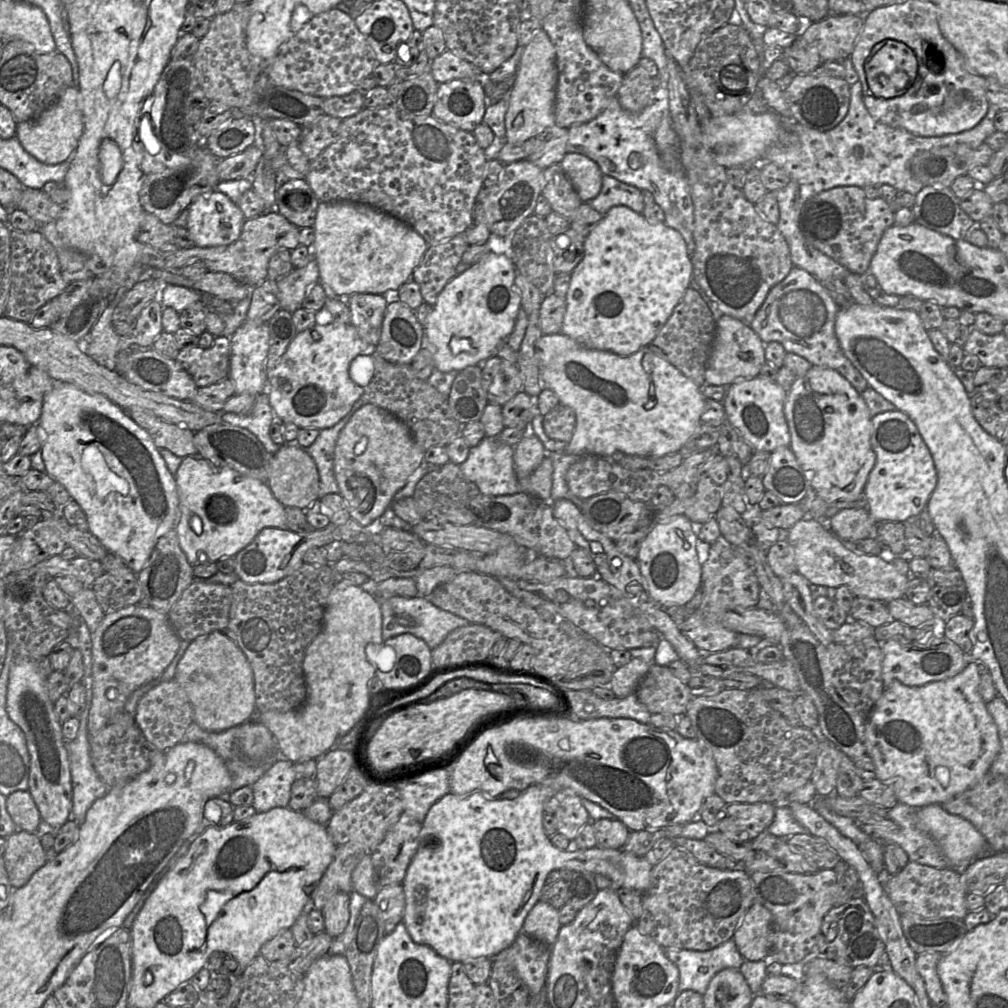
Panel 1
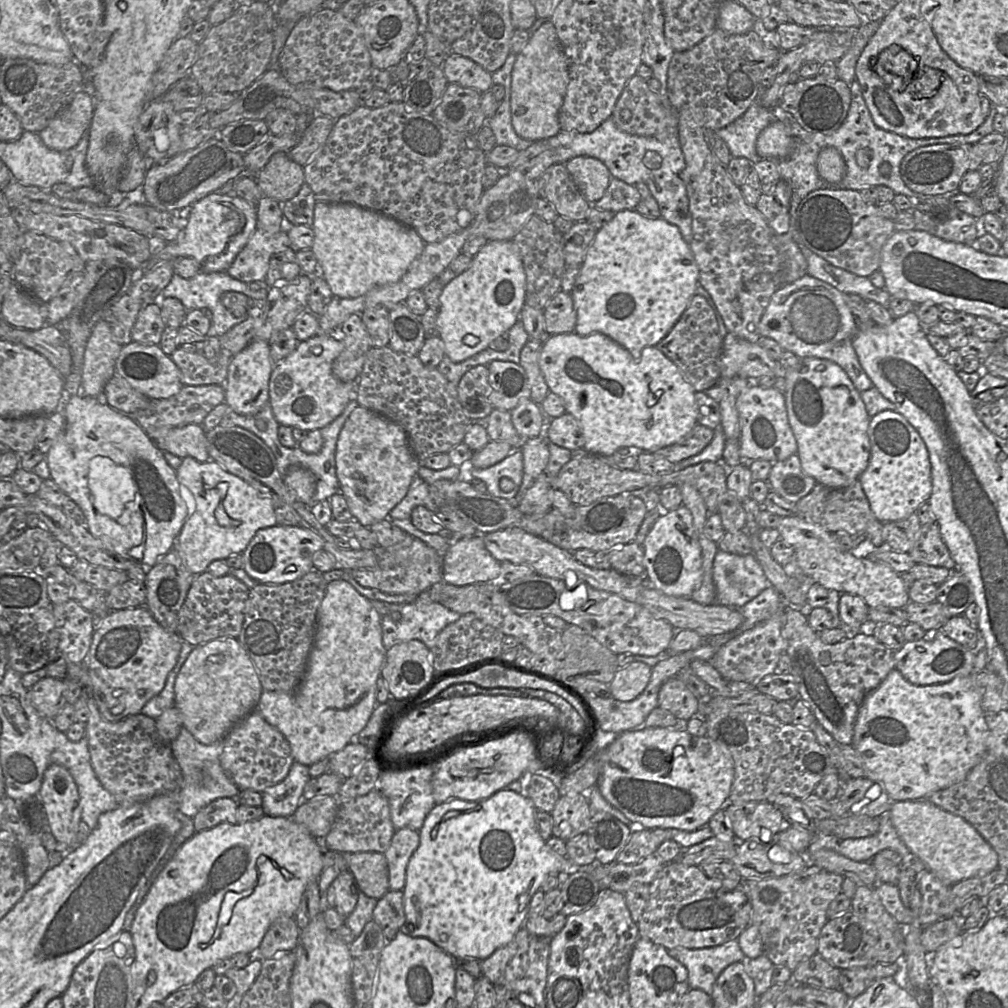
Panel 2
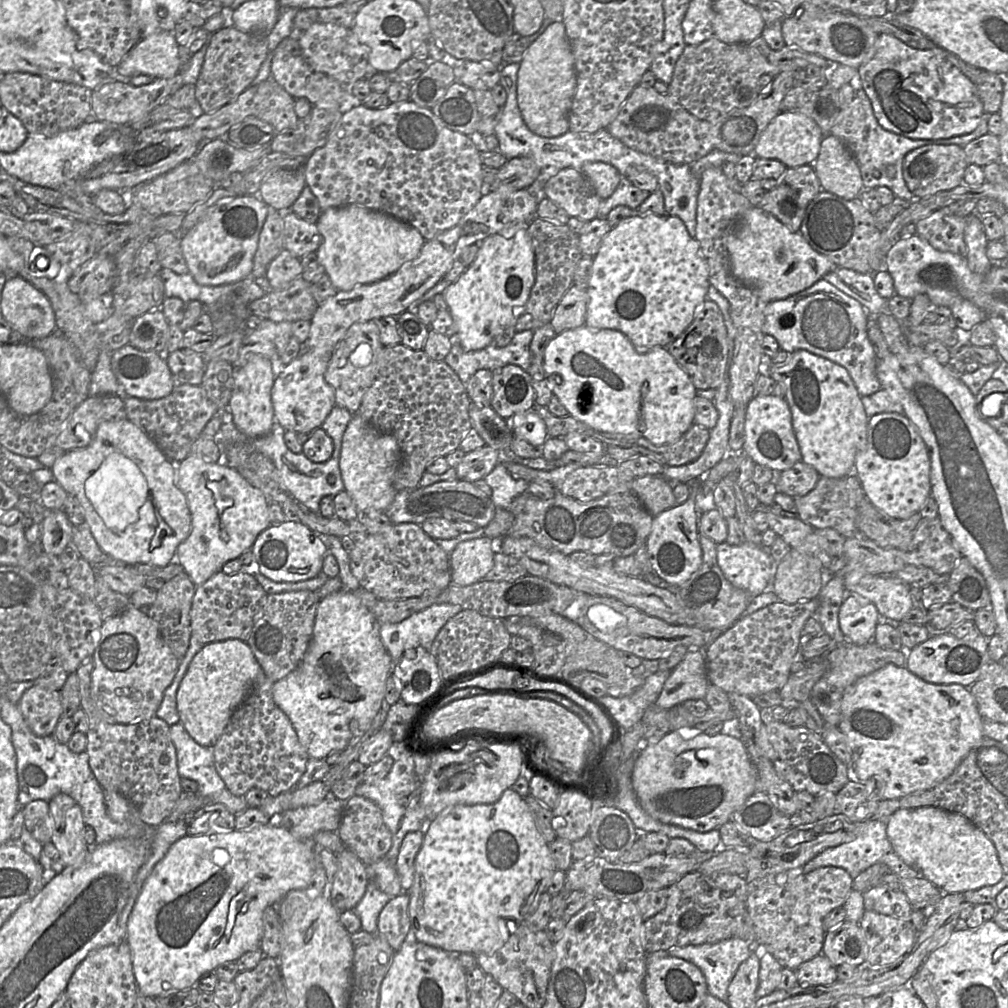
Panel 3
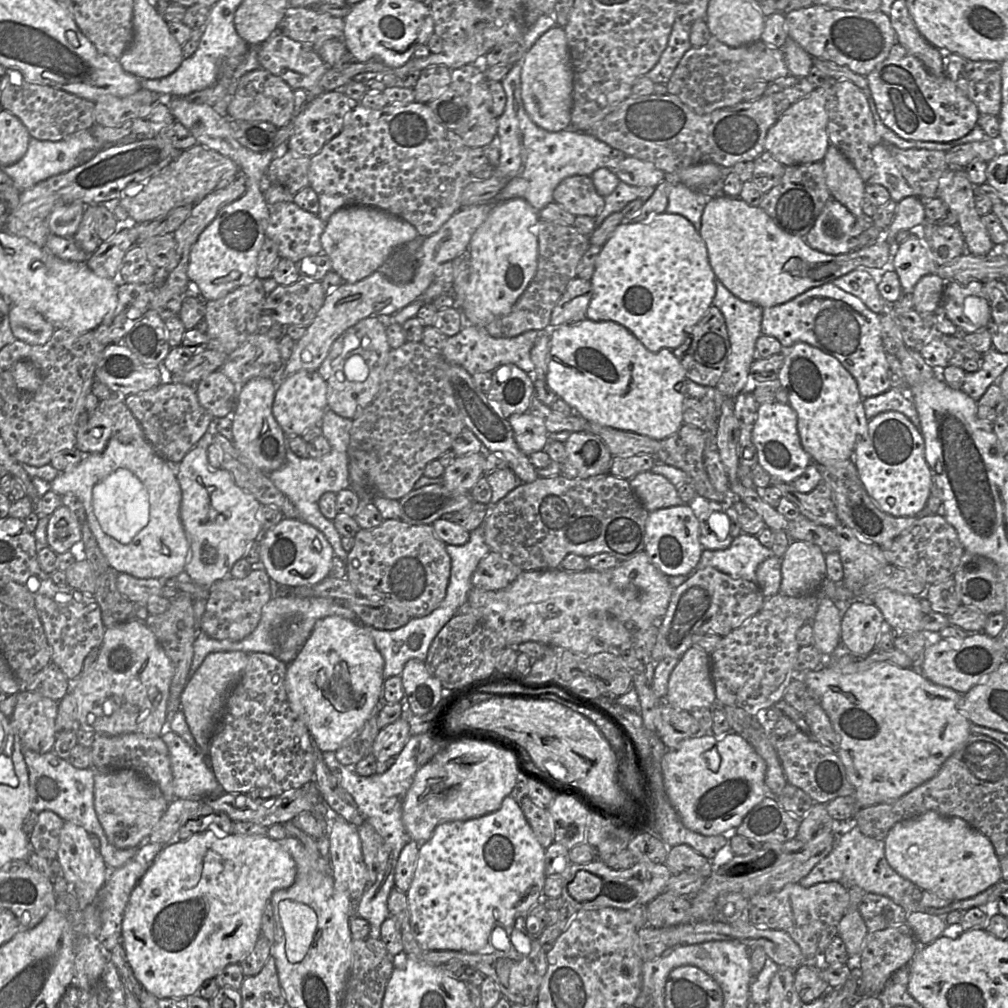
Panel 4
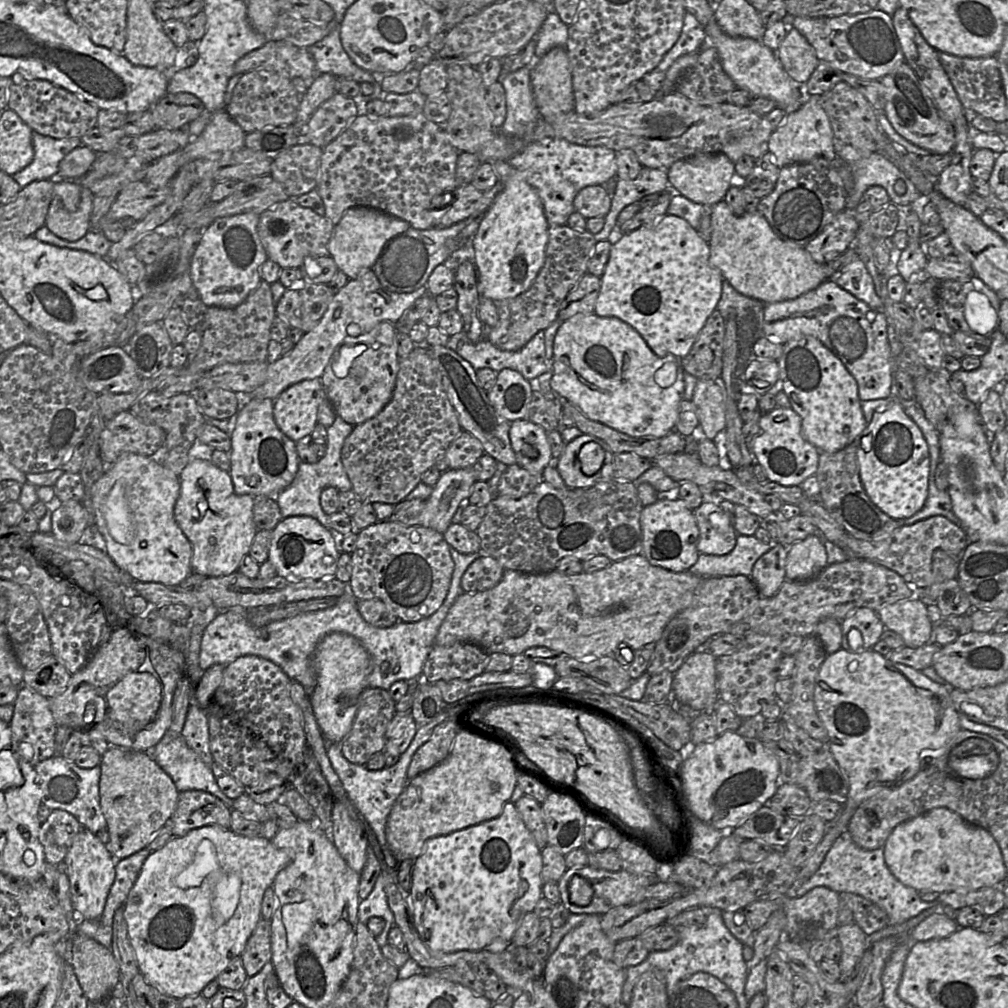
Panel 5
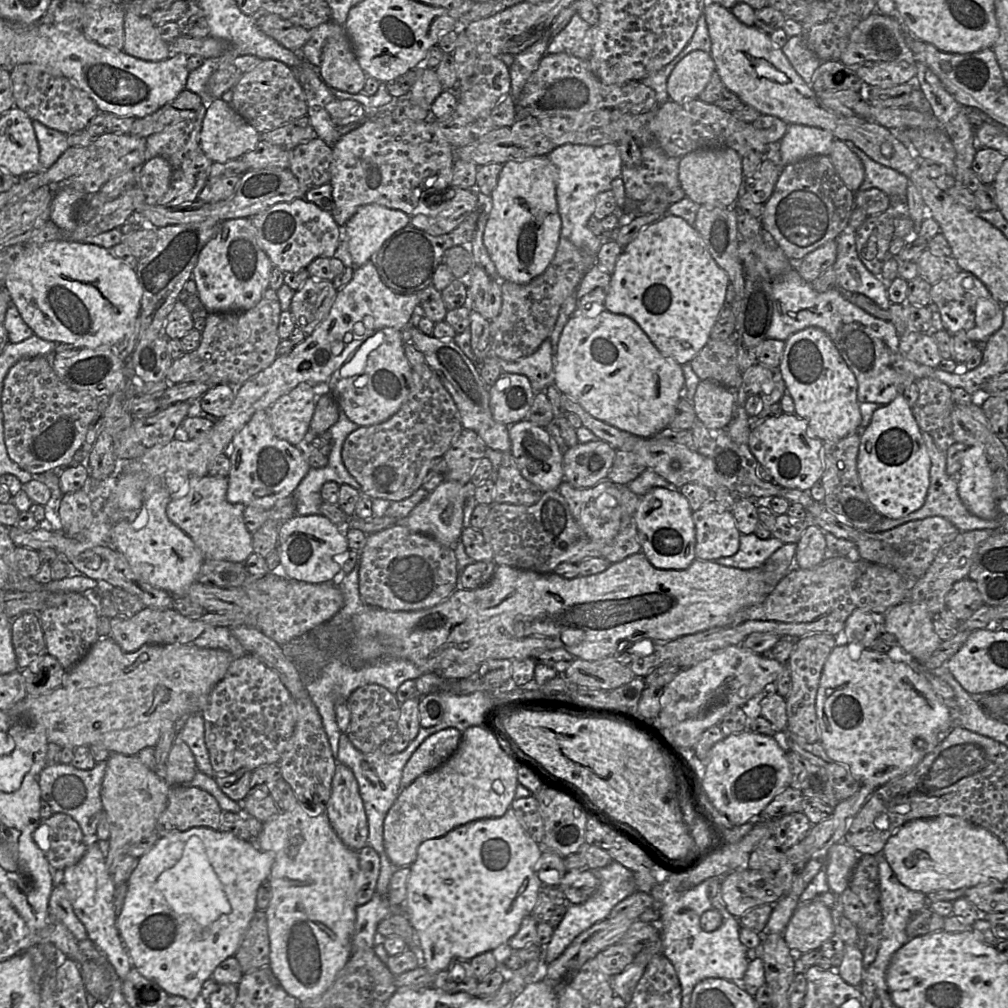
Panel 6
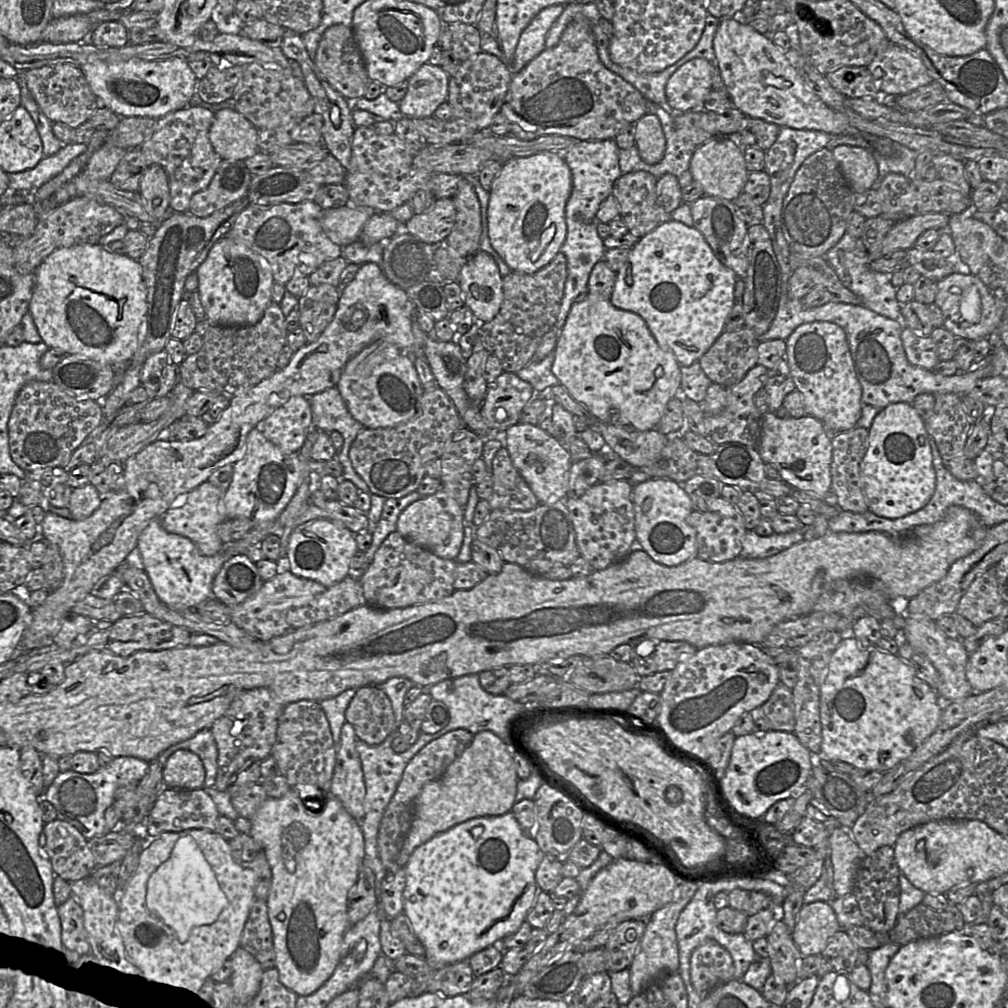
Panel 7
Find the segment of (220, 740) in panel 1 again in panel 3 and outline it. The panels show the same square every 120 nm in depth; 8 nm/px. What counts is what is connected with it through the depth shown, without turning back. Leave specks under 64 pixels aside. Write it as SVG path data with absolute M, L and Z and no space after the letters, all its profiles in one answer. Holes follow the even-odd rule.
M181 722L170 726L170 737L176 748L180 777L196 781L202 797L227 789L214 766L213 747L198 744Z

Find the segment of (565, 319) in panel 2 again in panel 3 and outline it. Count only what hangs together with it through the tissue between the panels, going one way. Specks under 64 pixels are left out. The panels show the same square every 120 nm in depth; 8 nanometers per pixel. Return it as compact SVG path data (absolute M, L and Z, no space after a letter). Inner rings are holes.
M572 284L557 305L550 321L556 334L585 325L587 306L587 289Z

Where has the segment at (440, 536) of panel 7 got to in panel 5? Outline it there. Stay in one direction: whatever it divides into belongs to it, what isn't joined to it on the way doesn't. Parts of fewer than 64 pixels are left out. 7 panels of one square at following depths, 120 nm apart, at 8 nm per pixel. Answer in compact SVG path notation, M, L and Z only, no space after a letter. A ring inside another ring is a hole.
M472 467L443 472L426 500L421 526L444 534L462 500L468 500L476 482Z

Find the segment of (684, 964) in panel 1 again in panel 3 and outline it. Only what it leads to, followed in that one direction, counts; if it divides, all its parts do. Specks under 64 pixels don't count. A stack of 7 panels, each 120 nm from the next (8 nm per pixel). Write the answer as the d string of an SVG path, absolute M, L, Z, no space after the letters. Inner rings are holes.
M731 937L715 943L672 947L666 953L697 966L705 977L708 993L726 1002L732 978L740 964L749 958L749 943Z

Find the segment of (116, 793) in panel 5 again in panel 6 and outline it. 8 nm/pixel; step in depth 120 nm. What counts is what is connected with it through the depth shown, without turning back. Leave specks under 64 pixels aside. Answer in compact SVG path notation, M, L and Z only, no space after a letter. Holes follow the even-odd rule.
M110 754L101 788L101 801L104 814L108 817L110 837L107 841L98 841L109 872L113 872L119 862L128 856L132 845L155 832L157 820L166 809L170 788L160 772L149 769L137 755Z

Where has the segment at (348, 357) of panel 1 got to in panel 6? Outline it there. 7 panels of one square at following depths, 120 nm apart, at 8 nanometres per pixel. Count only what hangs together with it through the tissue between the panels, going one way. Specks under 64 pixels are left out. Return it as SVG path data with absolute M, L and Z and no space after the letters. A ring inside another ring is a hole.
M301 383L280 397L268 409L275 435L293 445L302 445L310 435L310 424L321 393L329 393L327 384Z

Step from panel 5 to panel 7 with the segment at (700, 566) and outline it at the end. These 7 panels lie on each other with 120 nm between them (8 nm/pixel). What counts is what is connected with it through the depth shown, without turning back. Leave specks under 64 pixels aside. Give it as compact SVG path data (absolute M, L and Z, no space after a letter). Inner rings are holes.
M803 528L788 533L773 533L770 536L760 536L755 530L746 532L742 551L738 557L760 559L776 555L804 539Z

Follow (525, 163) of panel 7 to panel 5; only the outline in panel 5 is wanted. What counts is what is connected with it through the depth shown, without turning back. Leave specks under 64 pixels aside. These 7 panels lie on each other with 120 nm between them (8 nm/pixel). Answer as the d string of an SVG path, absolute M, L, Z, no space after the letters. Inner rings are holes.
M508 161L491 163L502 190L482 217L472 246L478 293L499 301L516 297L532 285L545 261L549 223L541 198L527 181L527 173L511 166Z

